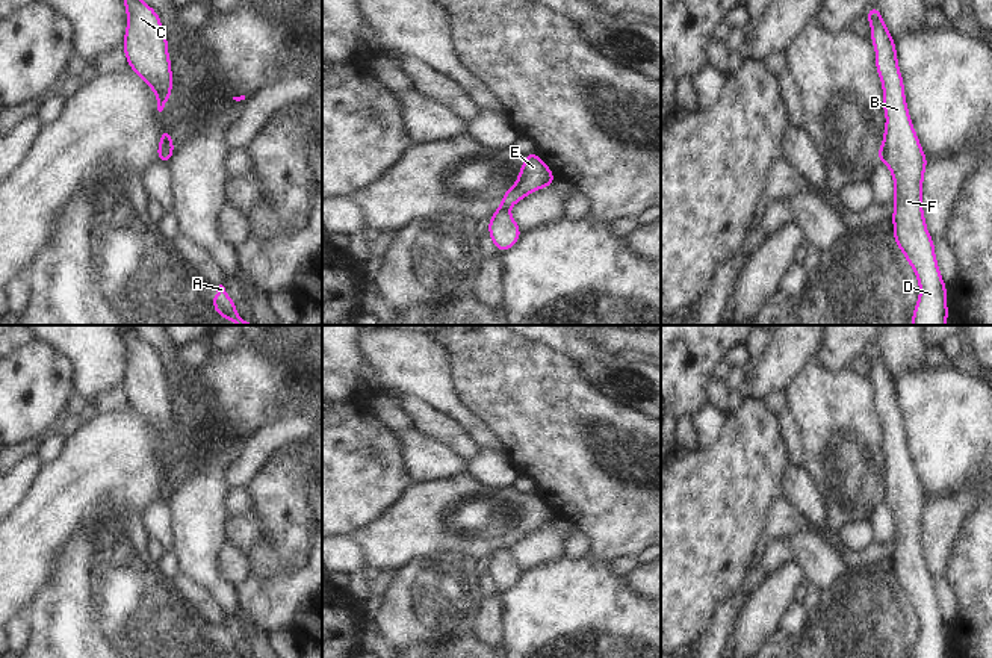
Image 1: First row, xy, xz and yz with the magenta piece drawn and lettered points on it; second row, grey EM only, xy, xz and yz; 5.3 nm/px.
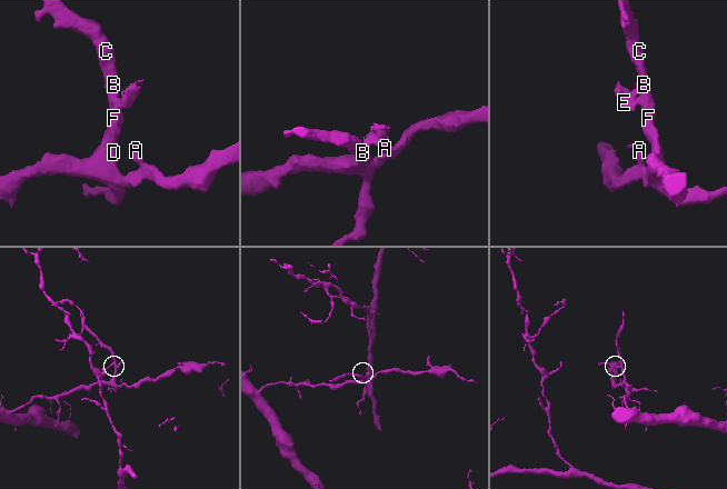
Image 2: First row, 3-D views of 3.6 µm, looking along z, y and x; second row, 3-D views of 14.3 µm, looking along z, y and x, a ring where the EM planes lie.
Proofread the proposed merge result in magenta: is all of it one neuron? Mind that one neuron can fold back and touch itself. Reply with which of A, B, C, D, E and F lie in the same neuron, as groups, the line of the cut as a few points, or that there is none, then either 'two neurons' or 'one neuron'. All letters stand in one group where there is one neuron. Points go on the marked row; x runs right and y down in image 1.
A B C D F / E; cut in xy along (161, 144), (173, 147); two neurons

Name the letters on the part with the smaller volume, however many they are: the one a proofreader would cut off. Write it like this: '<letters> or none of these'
E

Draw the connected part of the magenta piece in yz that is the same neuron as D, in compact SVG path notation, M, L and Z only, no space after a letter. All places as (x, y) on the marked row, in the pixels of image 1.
M879 6L865 15L870 20L876 50L876 68L883 86L886 126L885 163L894 177L894 241L916 274L919 298L910 318L912 325L945 325L947 286L935 256L935 242L925 227L922 212L922 180L928 163L906 104L904 83L898 68L895 42L882 18Z

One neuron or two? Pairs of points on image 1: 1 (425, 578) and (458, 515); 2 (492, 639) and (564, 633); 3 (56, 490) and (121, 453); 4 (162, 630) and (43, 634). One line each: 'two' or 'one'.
1: two
2: two
3: one
4: one

